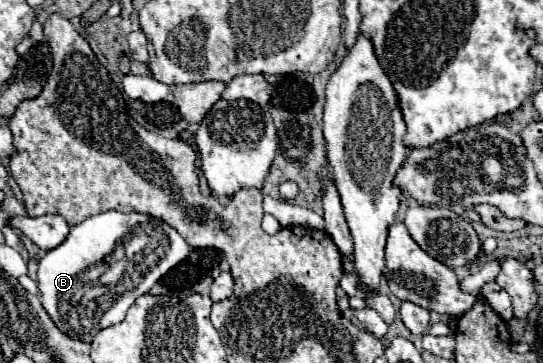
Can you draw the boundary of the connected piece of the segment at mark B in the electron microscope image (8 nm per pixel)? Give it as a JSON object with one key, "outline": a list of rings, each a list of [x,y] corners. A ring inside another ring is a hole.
{"outline":[[[102,212],[70,228],[68,238],[38,264],[42,306],[70,338],[92,342],[102,330],[126,318],[134,300],[190,254],[188,242],[164,220],[138,212]]]}

